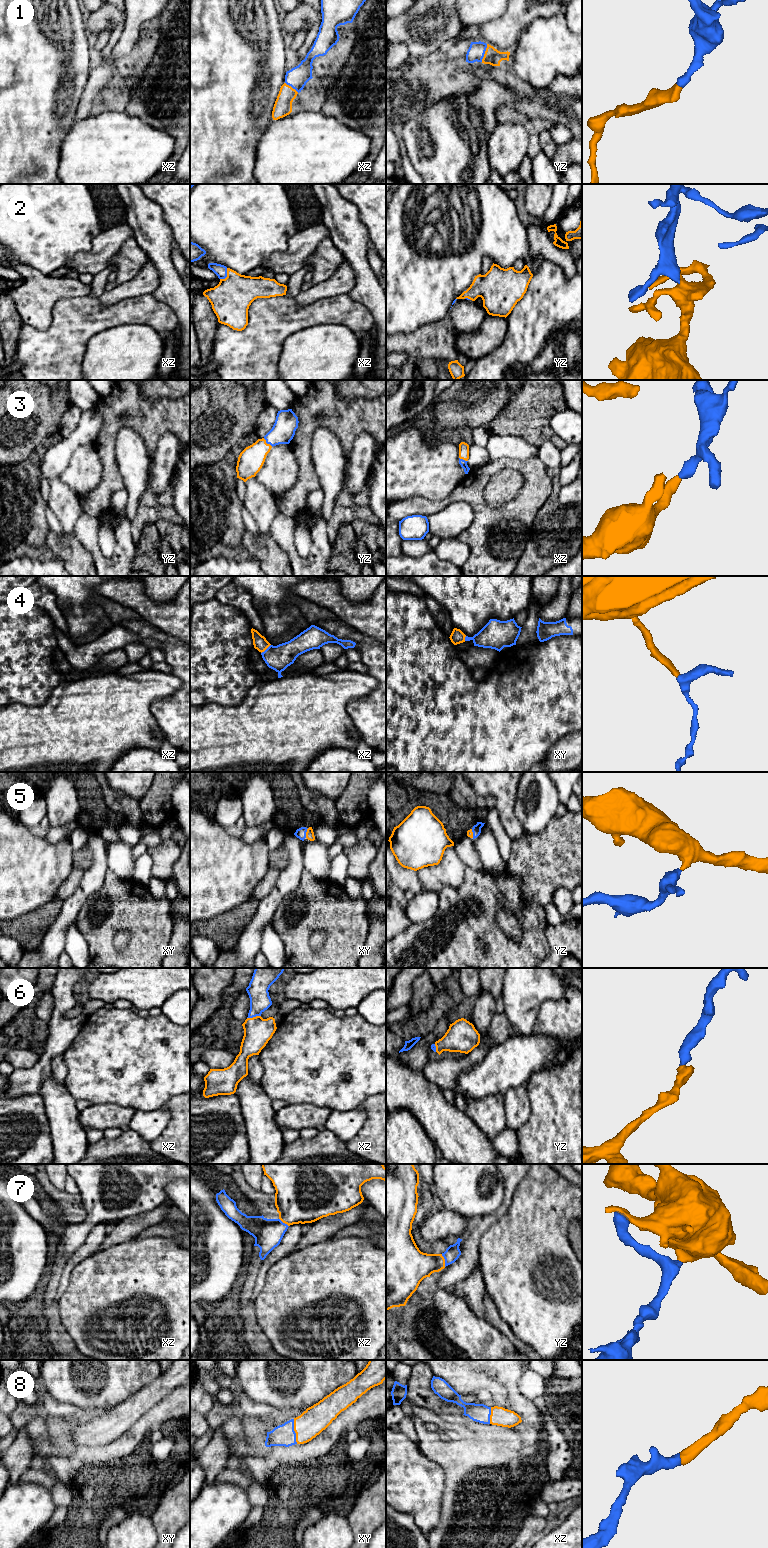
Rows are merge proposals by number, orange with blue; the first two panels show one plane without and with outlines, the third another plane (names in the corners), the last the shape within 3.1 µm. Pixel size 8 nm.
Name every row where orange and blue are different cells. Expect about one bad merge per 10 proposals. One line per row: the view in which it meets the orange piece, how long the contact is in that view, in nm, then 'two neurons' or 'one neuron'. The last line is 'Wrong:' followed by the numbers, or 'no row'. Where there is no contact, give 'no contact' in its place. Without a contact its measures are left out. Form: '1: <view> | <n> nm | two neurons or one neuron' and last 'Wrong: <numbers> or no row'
1: yz | 150 nm | one neuron
2: xz | 110 nm | one neuron
3: yz | 100 nm | one neuron
4: xz | 110 nm | one neuron
5: xy | 80 nm | one neuron
6: xz | 110 nm | one neuron
7: yz | 110 nm | one neuron
8: xy | 200 nm | one neuron
Wrong: no row

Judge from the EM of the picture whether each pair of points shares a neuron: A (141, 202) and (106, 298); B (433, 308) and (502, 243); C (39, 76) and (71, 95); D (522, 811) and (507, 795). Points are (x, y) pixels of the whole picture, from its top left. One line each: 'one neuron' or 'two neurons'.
A: two neurons
B: one neuron
C: one neuron
D: two neurons

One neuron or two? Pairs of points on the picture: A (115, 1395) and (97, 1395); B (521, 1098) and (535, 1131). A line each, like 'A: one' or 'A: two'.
A: one
B: two

